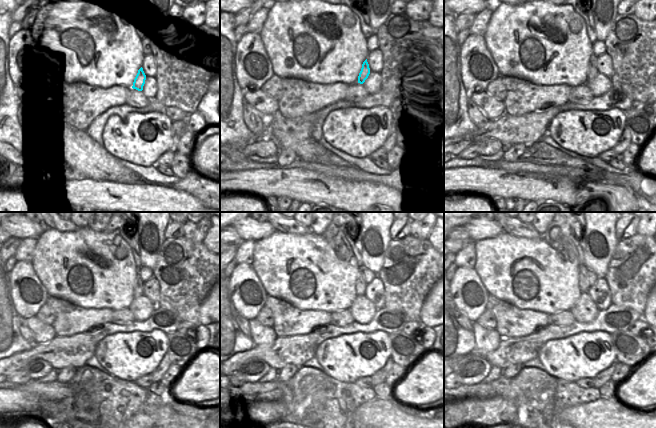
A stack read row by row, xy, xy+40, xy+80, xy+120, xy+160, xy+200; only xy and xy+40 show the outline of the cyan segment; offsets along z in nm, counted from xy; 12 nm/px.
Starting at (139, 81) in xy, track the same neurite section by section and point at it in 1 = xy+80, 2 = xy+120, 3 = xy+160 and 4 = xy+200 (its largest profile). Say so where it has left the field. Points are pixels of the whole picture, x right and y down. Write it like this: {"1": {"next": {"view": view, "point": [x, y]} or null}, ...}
{"1": {"next": {"view": "xy+80", "point": [591, 71]}}, "2": {"next": {"view": "xy+120", "point": [138, 284]}}, "3": {"next": {"view": "xy+160", "point": [360, 285]}}, "4": {"next": {"view": "xy+200", "point": [584, 286]}}}

